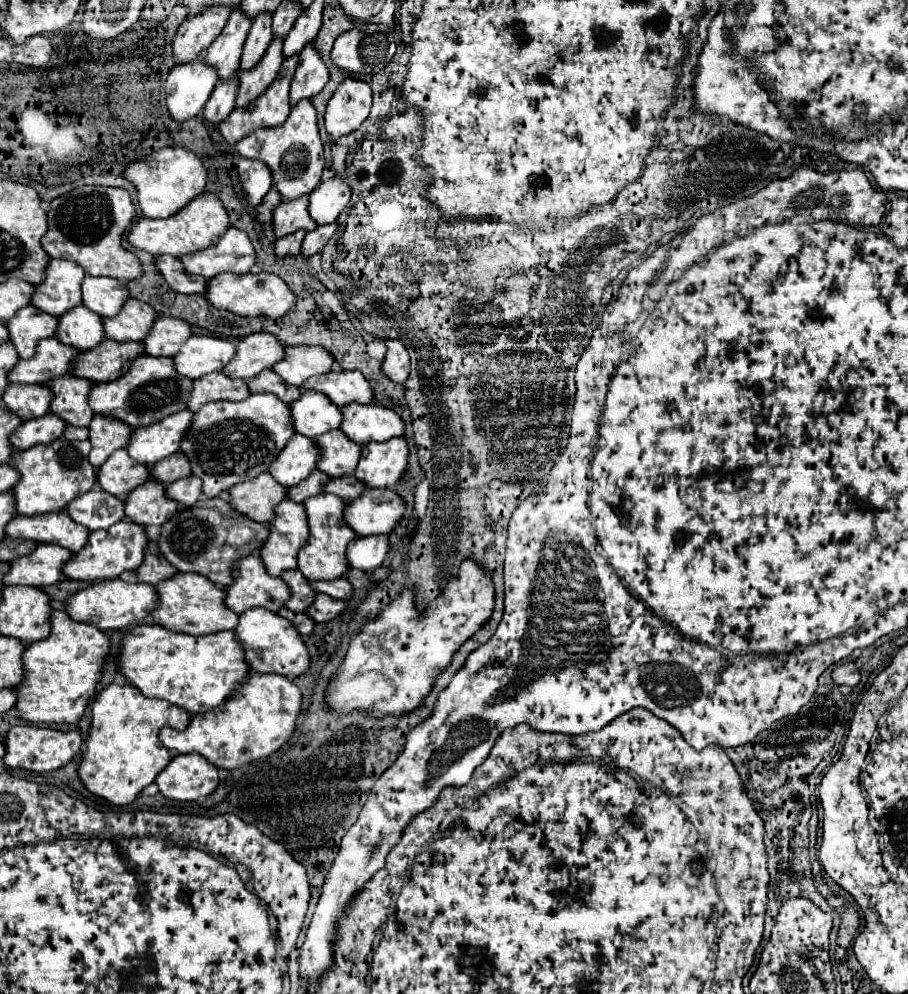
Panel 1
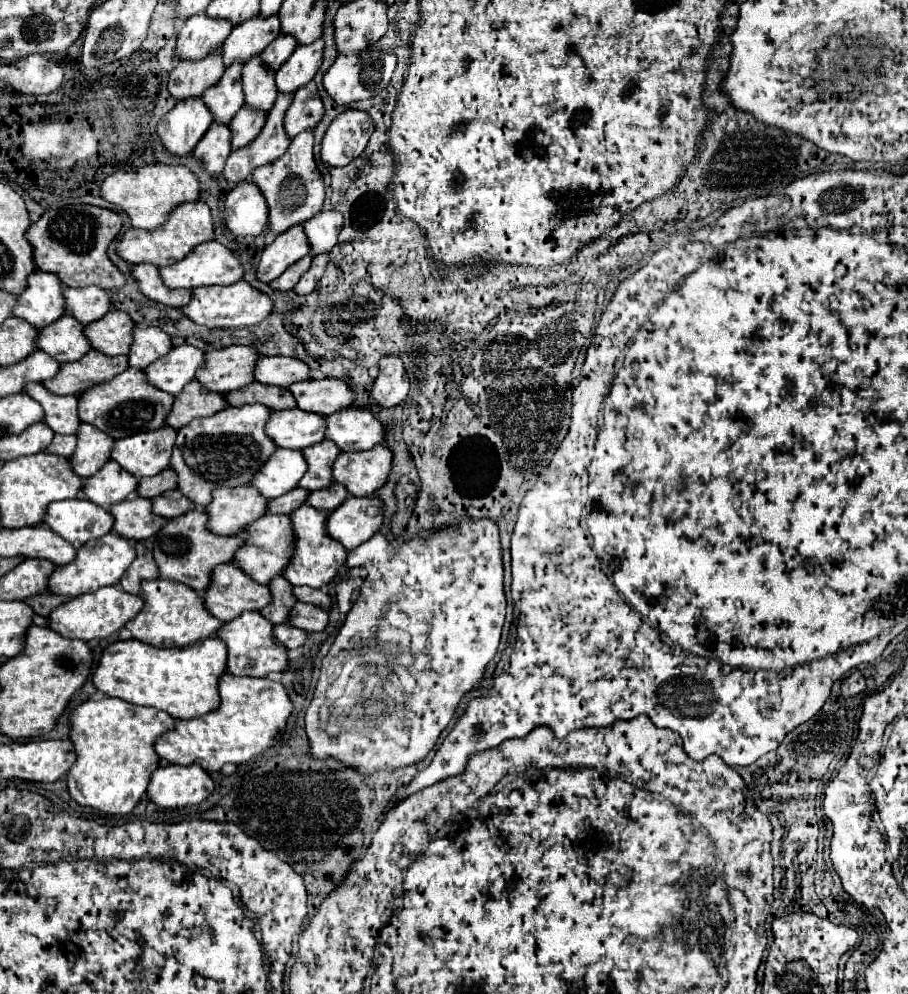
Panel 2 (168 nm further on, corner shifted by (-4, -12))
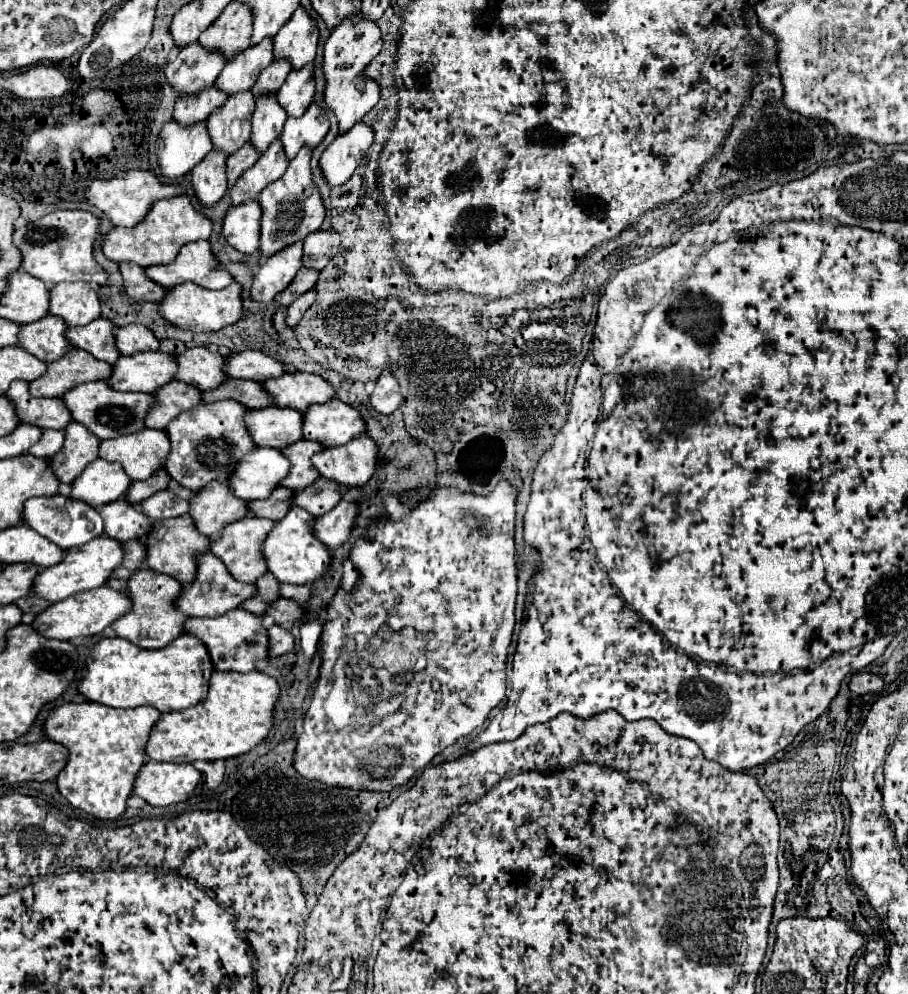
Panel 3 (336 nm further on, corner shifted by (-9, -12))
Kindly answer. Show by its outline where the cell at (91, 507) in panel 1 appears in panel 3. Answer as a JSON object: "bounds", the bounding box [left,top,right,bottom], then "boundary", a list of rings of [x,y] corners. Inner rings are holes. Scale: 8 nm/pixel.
{"bounds":[22,494,104,550],"boundary":[[[56,494],[56,496],[36,496],[36,498],[30,498],[28,502],[24,502],[22,522],[28,524],[38,534],[42,534],[44,538],[48,538],[50,542],[54,542],[62,550],[68,550],[72,546],[82,546],[82,544],[90,542],[92,538],[100,536],[102,530],[104,530],[102,518],[92,506],[88,506],[80,500],[60,496],[60,494]]]}

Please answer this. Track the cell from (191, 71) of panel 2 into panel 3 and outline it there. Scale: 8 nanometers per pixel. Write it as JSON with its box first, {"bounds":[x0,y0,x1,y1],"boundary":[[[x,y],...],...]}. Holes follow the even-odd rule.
{"bounds":[172,86,228,126],"boundary":[[[212,86],[196,96],[178,98],[172,118],[180,126],[192,126],[198,122],[206,122],[208,114],[212,114],[212,110],[218,110],[220,106],[224,106],[226,100],[228,100],[228,96]]]}

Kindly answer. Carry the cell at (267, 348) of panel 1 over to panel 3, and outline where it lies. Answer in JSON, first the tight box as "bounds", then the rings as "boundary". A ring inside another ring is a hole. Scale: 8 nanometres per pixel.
{"bounds":[172,346,226,390],"boundary":[[[198,346],[198,348],[188,348],[180,354],[172,352],[172,356],[176,358],[178,364],[176,380],[184,384],[198,386],[198,390],[212,390],[226,380],[226,374],[222,372],[226,356],[218,352],[210,352],[208,348]]]}

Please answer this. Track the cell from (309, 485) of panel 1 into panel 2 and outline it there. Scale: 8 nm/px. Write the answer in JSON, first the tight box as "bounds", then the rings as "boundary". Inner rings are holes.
{"bounds":[269,488,309,514],"boundary":[[[295,488],[291,492],[287,492],[285,496],[279,496],[275,500],[269,500],[269,512],[273,514],[291,514],[295,512],[301,504],[307,502],[309,498],[309,490],[303,490],[303,488]]]}

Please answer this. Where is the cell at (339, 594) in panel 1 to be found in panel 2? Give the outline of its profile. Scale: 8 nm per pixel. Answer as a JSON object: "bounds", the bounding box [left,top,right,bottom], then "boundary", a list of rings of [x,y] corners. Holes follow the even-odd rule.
{"bounds":[295,586,333,610],"boundary":[[[295,586],[295,596],[299,598],[299,602],[307,602],[307,604],[315,604],[323,610],[331,610],[331,604],[333,604],[333,598],[323,592],[323,590],[313,590],[313,588],[307,588],[307,586]]]}

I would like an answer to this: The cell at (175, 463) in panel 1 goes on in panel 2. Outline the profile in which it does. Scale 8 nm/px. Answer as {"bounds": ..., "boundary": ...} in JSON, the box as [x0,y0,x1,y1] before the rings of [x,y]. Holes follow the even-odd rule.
{"bounds":[137,468,177,498],"boundary":[[[167,468],[163,470],[161,474],[157,476],[151,476],[151,478],[141,478],[139,480],[139,488],[137,488],[137,494],[143,496],[143,498],[155,498],[163,492],[169,492],[169,490],[175,490],[177,488],[177,476],[175,476],[175,470]]]}

